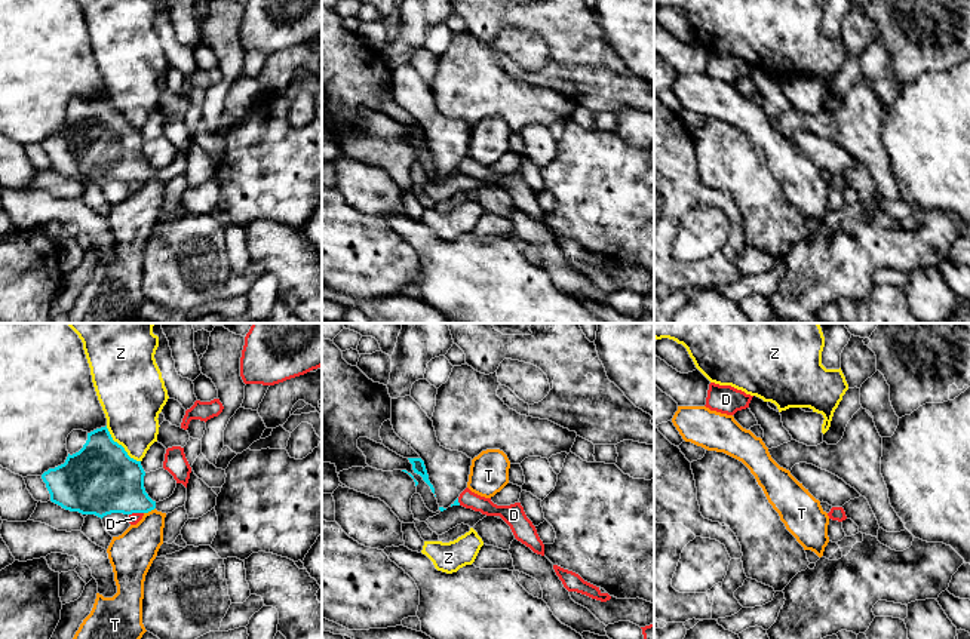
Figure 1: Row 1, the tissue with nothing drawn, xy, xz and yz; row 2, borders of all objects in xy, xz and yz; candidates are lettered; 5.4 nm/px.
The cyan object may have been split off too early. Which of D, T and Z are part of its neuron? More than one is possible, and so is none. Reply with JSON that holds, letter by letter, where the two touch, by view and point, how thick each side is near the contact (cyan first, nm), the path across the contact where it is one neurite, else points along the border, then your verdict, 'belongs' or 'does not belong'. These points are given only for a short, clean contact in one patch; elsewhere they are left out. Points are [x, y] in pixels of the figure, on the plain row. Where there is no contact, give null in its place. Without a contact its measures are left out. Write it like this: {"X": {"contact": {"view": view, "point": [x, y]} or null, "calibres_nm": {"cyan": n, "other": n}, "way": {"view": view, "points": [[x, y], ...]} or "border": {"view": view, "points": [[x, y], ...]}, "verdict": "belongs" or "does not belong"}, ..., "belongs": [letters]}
{"D": {"contact": {"view": "xy", "point": [135, 180]}, "calibres_nm": {"cyan": 380, "other": 60}, "border": {"view": "xy", "points": [[143, 180], [129, 183]]}, "verdict": "does not belong"}, "T": {"contact": {"view": "xy", "point": [149, 178]}, "calibres_nm": {"cyan": 340, "other": 240}, "border": {"view": "xy", "points": [[154, 175], [144, 181]]}, "verdict": "does not belong"}, "Z": {"contact": {"view": "xy", "point": [120, 113]}, "calibres_nm": {"cyan": 380, "other": 320}, "verdict": "does not belong"}, "belongs": []}

